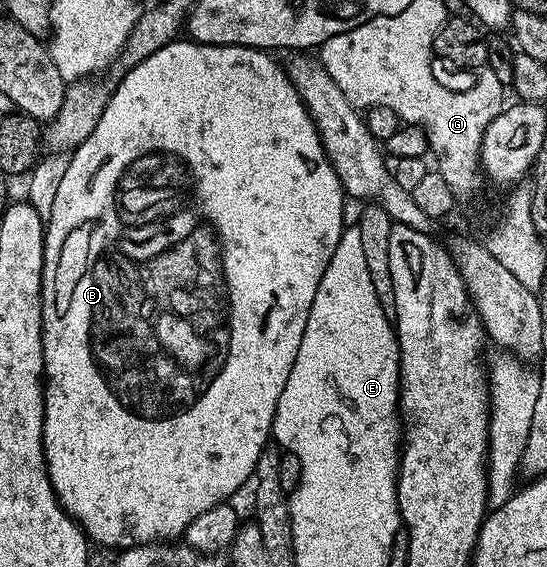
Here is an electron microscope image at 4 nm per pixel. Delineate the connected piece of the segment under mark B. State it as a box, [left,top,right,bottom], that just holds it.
[42,39,347,551]

